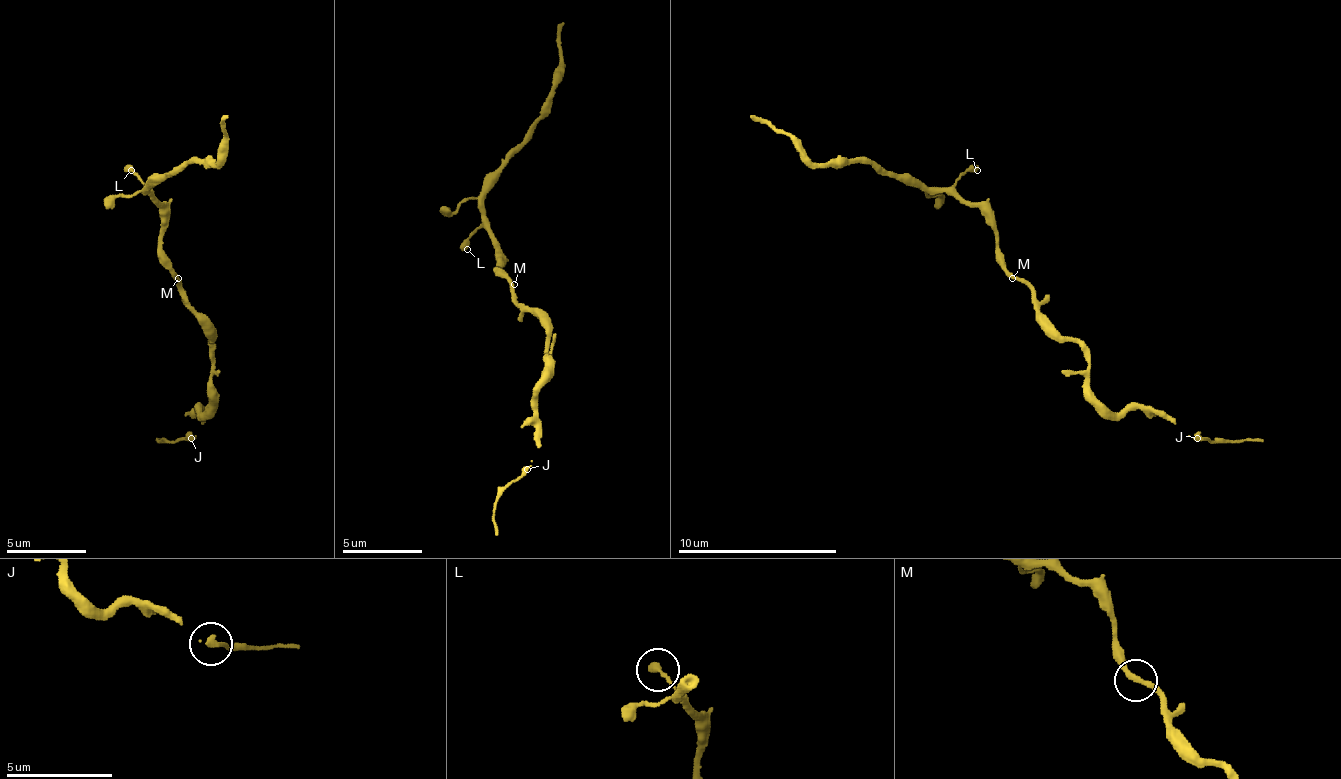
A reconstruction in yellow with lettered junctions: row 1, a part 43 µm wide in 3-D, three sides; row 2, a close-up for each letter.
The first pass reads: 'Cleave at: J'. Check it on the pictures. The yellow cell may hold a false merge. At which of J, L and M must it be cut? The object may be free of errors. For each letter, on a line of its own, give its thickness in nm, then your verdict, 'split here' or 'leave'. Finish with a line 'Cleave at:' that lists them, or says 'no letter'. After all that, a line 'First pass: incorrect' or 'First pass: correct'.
J: 320 nm | split here
L: 360 nm | leave
M: 260 nm | leave
Cleave at: J
First pass: correct

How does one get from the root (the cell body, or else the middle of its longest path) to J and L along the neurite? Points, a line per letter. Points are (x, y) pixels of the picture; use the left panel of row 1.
J: (174, 274), (174, 285), (182, 297), (210, 325), (210, 405), (202, 413), (202, 409), (202, 425), (190, 437)
L: (174, 274), (167, 266), (167, 254), (163, 250), (163, 206), (131, 170)

